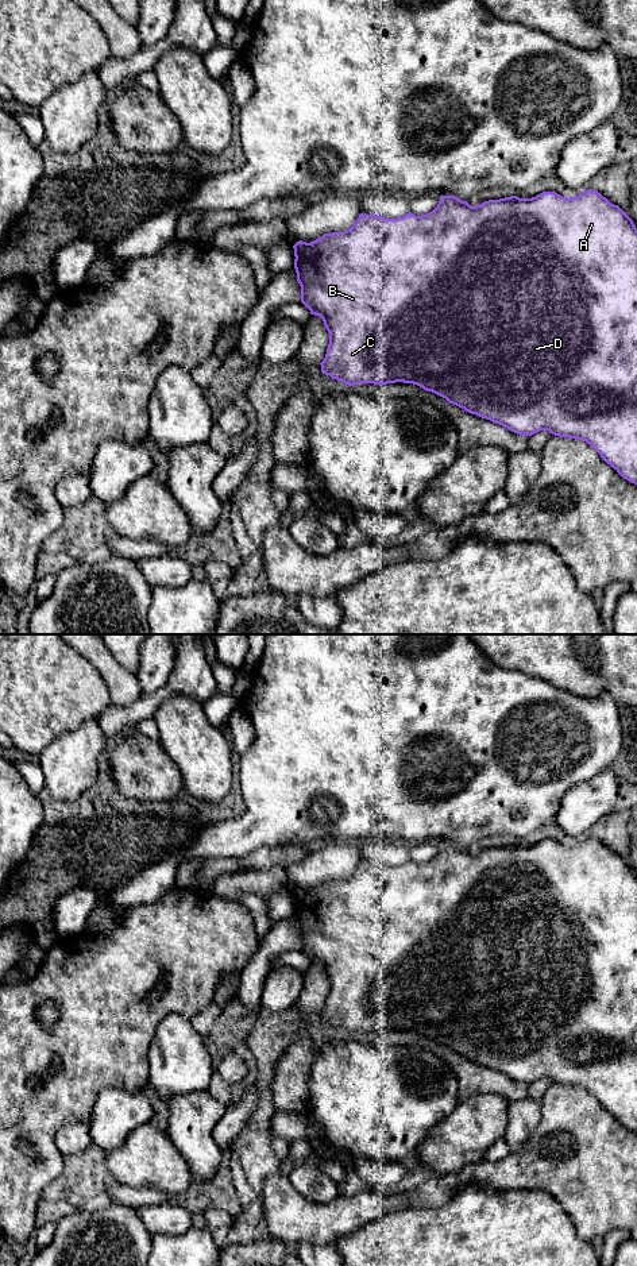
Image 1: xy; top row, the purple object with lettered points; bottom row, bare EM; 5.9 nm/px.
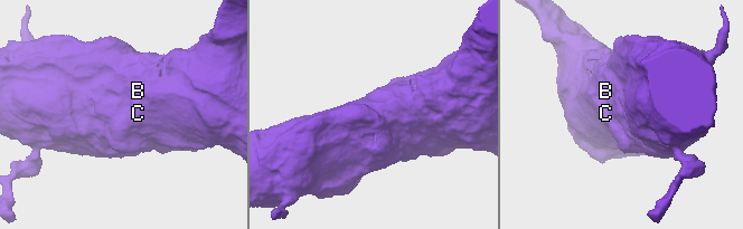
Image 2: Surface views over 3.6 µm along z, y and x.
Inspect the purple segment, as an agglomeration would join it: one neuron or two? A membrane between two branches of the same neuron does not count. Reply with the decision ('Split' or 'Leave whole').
Leave whole

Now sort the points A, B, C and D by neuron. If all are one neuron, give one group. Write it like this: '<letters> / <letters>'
A B C D

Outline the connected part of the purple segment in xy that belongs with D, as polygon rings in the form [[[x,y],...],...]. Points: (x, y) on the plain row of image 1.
[[[588,837],[565,846],[555,840],[543,840],[532,846],[510,844],[476,854],[455,844],[443,844],[426,862],[409,860],[398,866],[386,866],[360,861],[350,877],[324,881],[310,891],[300,888],[293,896],[301,950],[310,962],[323,966],[329,980],[321,1020],[348,1034],[413,1031],[514,1081],[532,1084],[549,1078],[555,1084],[586,1089],[624,1127],[637,1132],[637,876],[618,853],[601,841]]]

